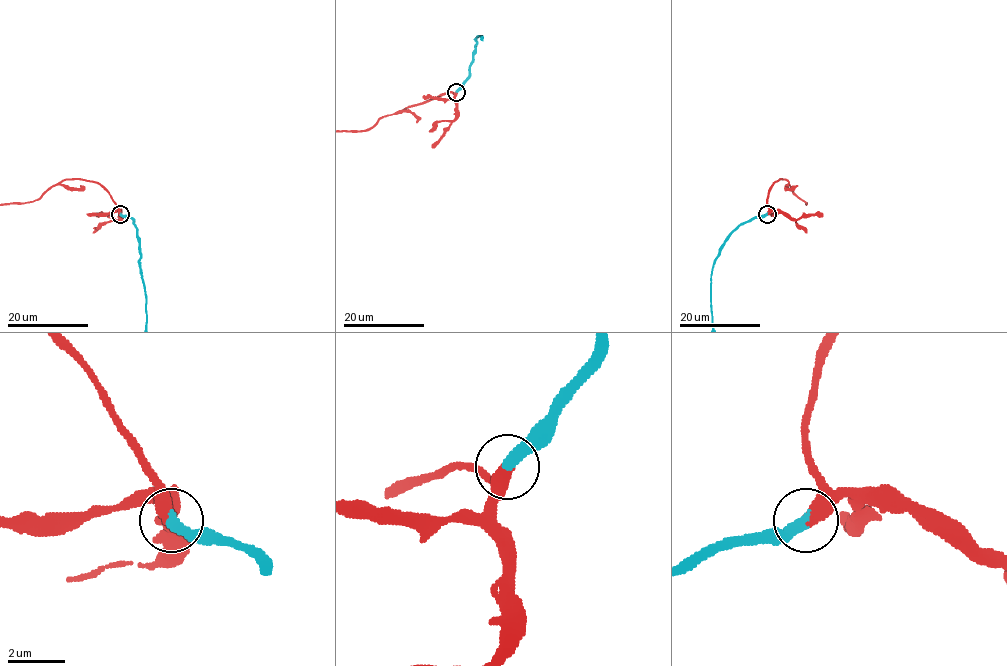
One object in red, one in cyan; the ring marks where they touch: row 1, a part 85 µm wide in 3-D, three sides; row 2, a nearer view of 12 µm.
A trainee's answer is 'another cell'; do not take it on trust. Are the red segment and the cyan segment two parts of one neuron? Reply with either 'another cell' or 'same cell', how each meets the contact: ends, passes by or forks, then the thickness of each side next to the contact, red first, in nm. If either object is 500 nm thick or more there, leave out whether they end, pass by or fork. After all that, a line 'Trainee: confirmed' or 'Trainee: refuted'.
same cell | 550/400 nm
Trainee: refuted

